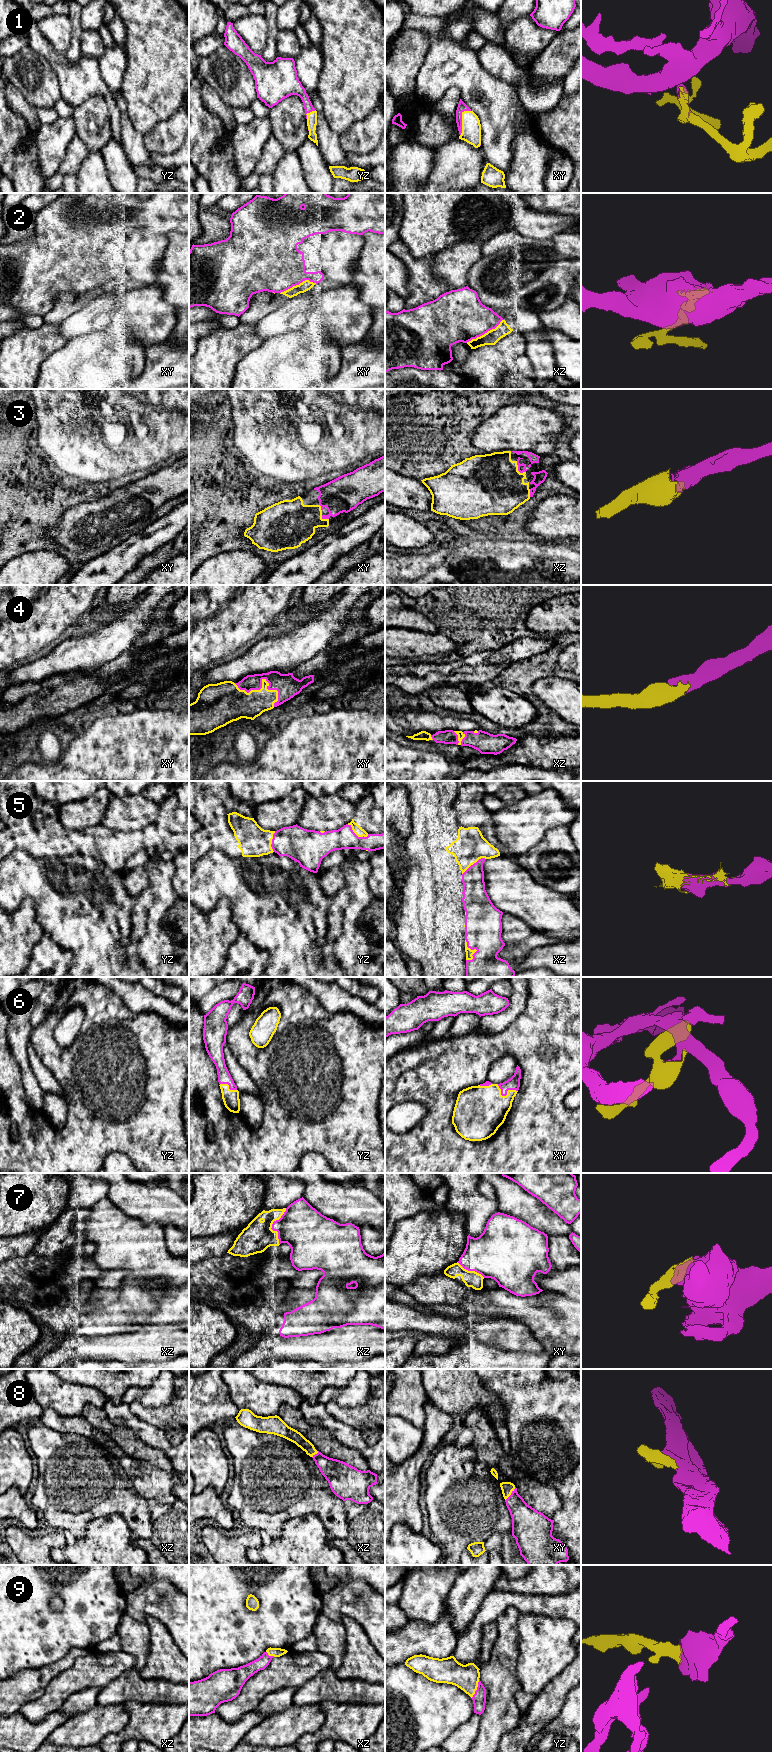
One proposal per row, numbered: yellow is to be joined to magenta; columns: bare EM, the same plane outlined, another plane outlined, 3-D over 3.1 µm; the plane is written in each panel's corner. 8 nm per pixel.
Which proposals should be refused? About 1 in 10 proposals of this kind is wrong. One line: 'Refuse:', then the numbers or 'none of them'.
Refuse: 2, 7

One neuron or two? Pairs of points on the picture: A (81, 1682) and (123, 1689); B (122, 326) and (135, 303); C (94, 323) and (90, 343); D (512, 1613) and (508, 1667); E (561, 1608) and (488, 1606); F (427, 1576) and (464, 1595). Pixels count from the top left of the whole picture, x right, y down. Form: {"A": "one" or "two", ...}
{"A": "two", "B": "one", "C": "two", "D": "one", "E": "one", "F": "two"}

